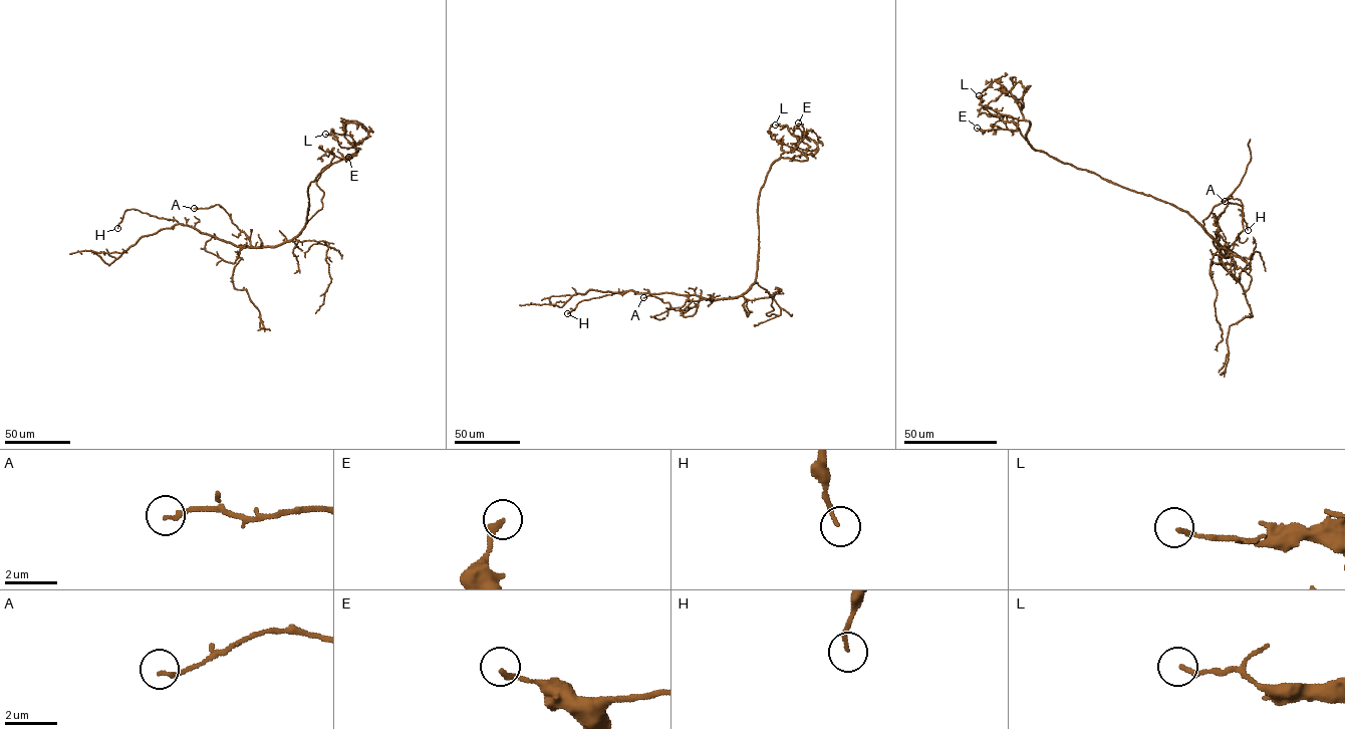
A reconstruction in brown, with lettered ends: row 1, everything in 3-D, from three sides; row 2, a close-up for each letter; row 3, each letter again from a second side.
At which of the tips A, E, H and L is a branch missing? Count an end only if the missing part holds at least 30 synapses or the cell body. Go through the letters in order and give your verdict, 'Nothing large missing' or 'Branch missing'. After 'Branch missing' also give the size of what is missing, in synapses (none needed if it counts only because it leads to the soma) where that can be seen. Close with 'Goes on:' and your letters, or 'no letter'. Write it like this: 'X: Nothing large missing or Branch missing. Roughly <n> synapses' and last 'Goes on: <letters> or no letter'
A: Nothing large missing
E: Nothing large missing
H: Nothing large missing
L: Nothing large missing
Goes on: no letter

